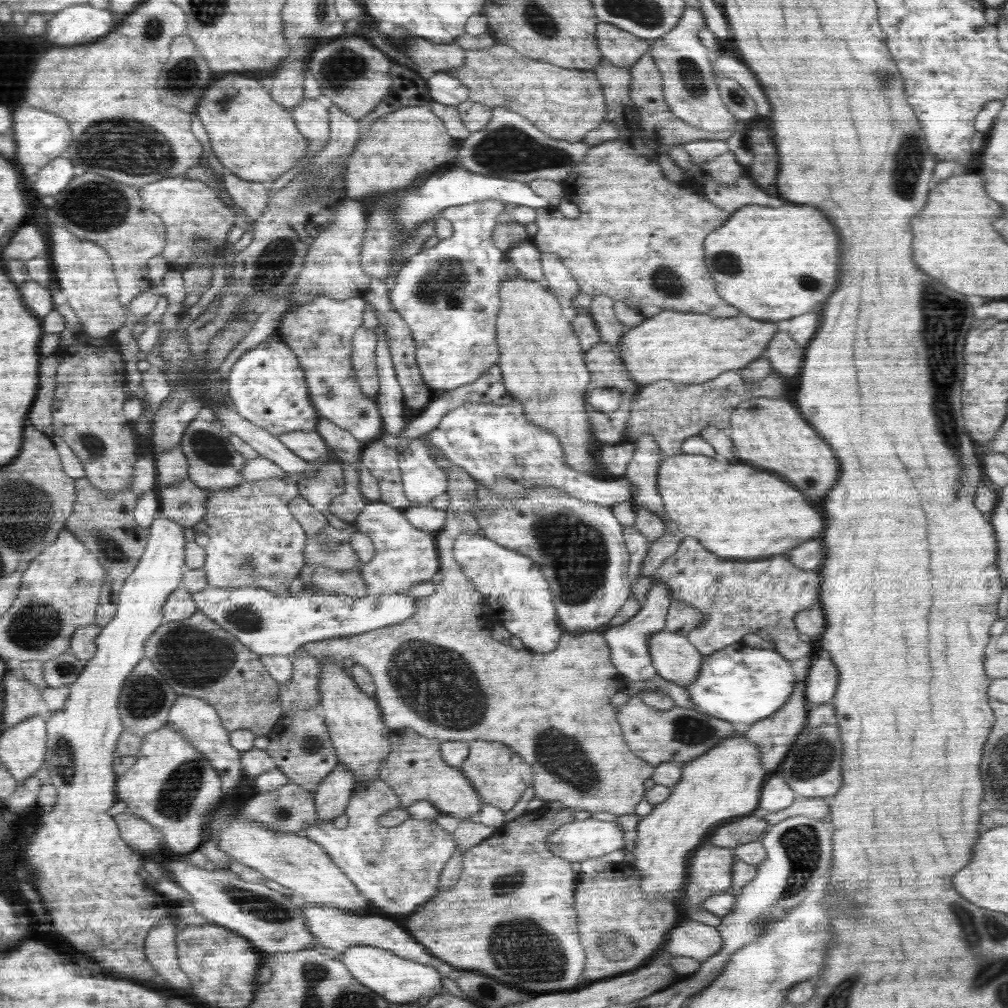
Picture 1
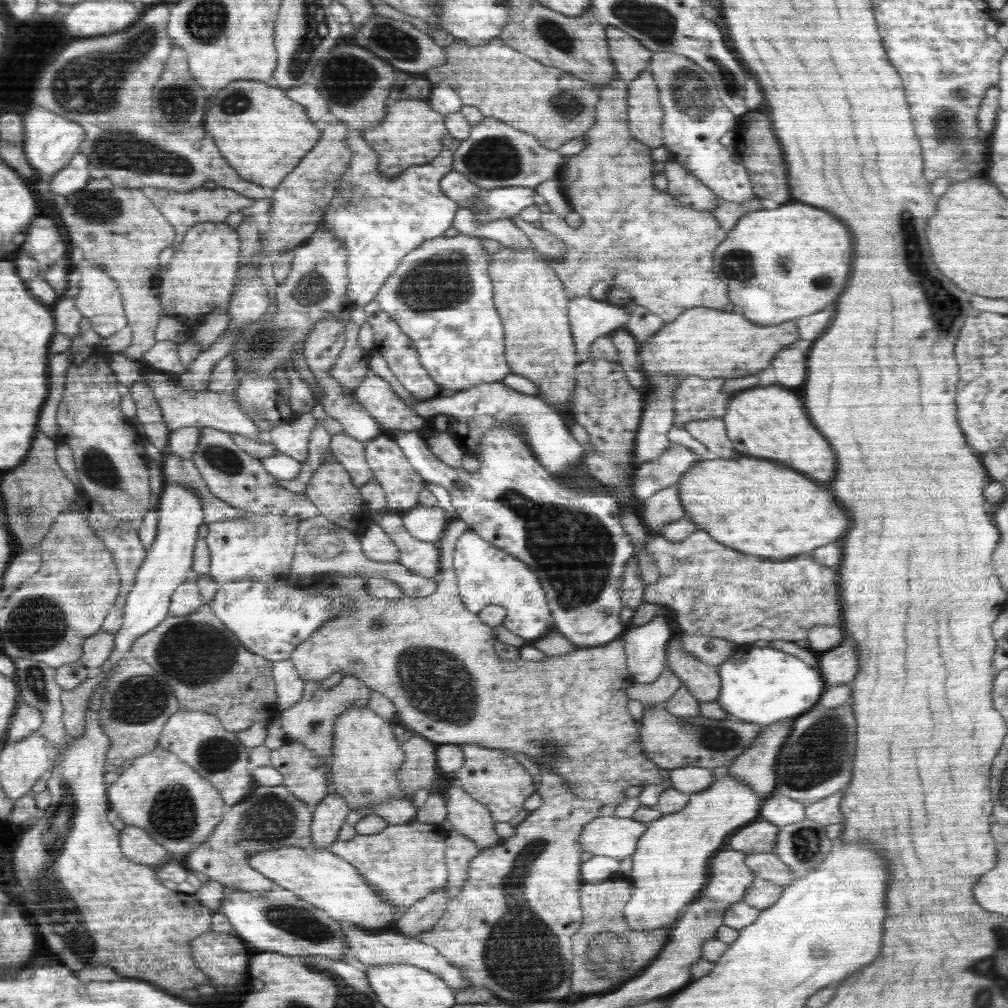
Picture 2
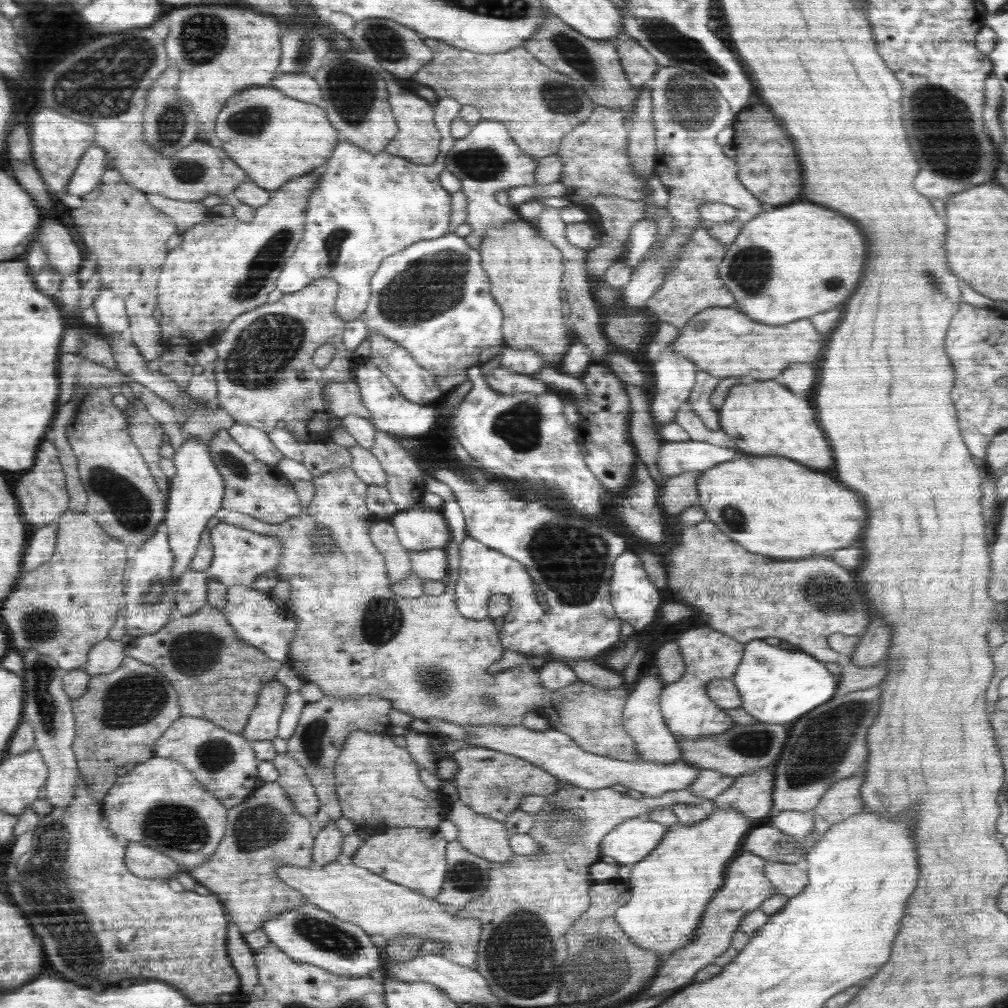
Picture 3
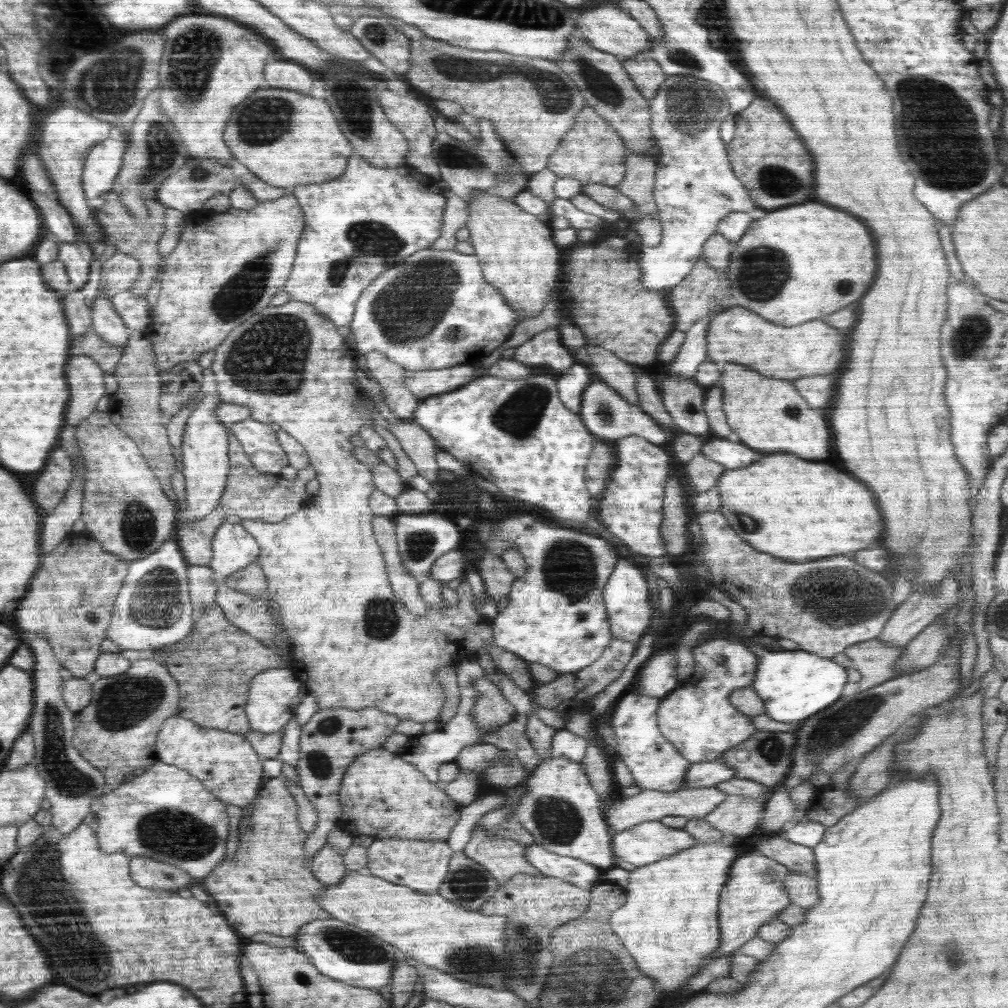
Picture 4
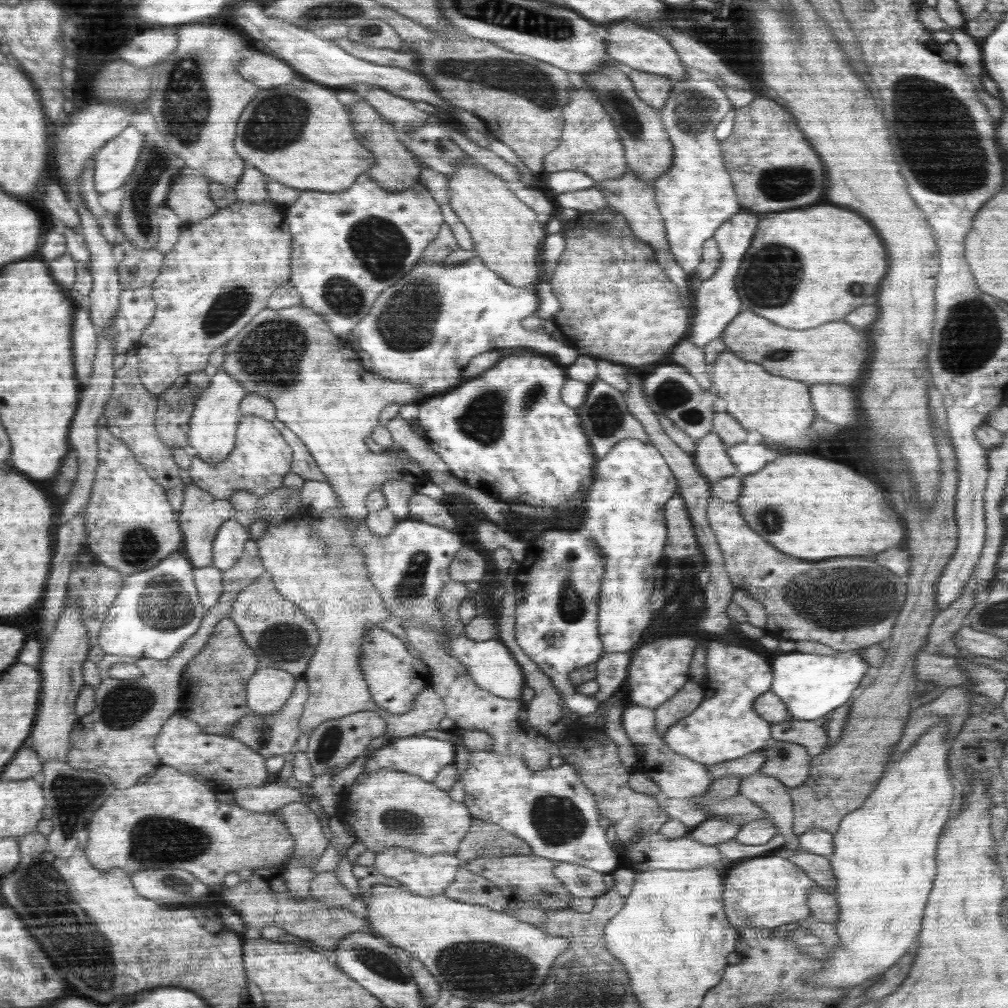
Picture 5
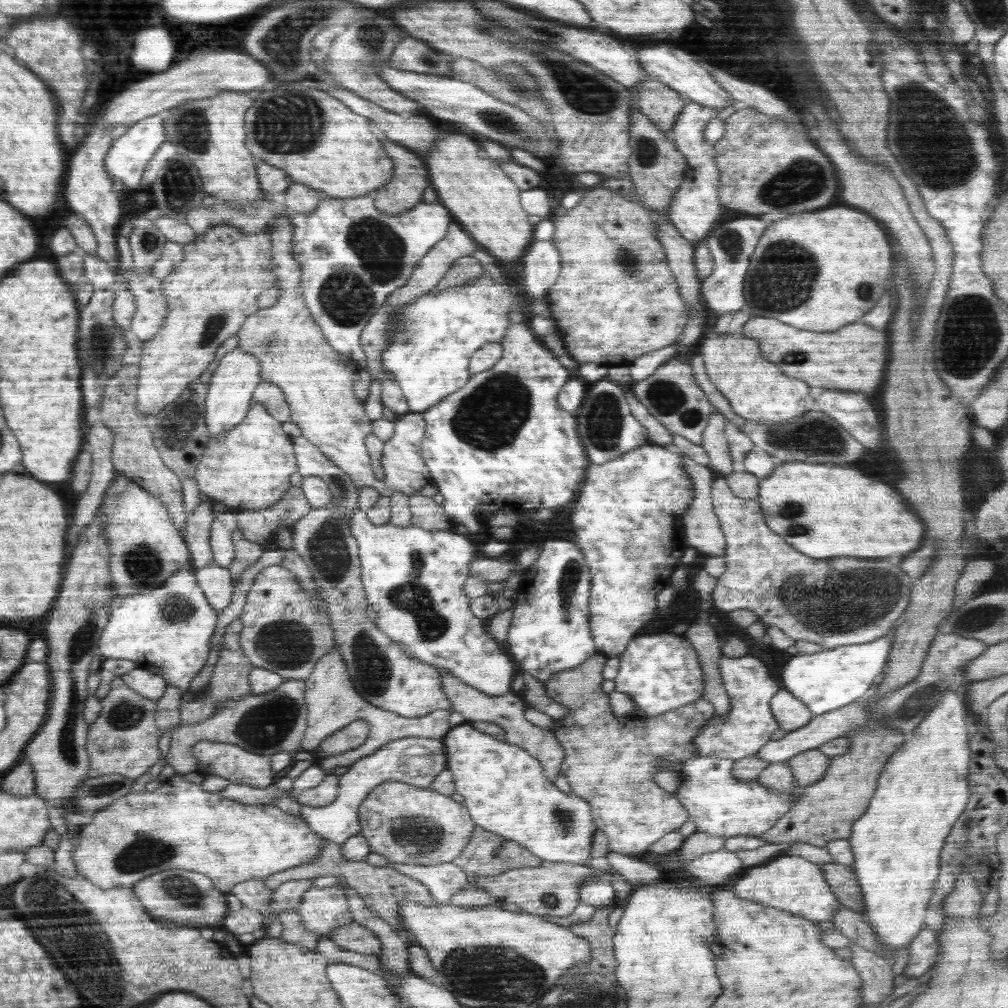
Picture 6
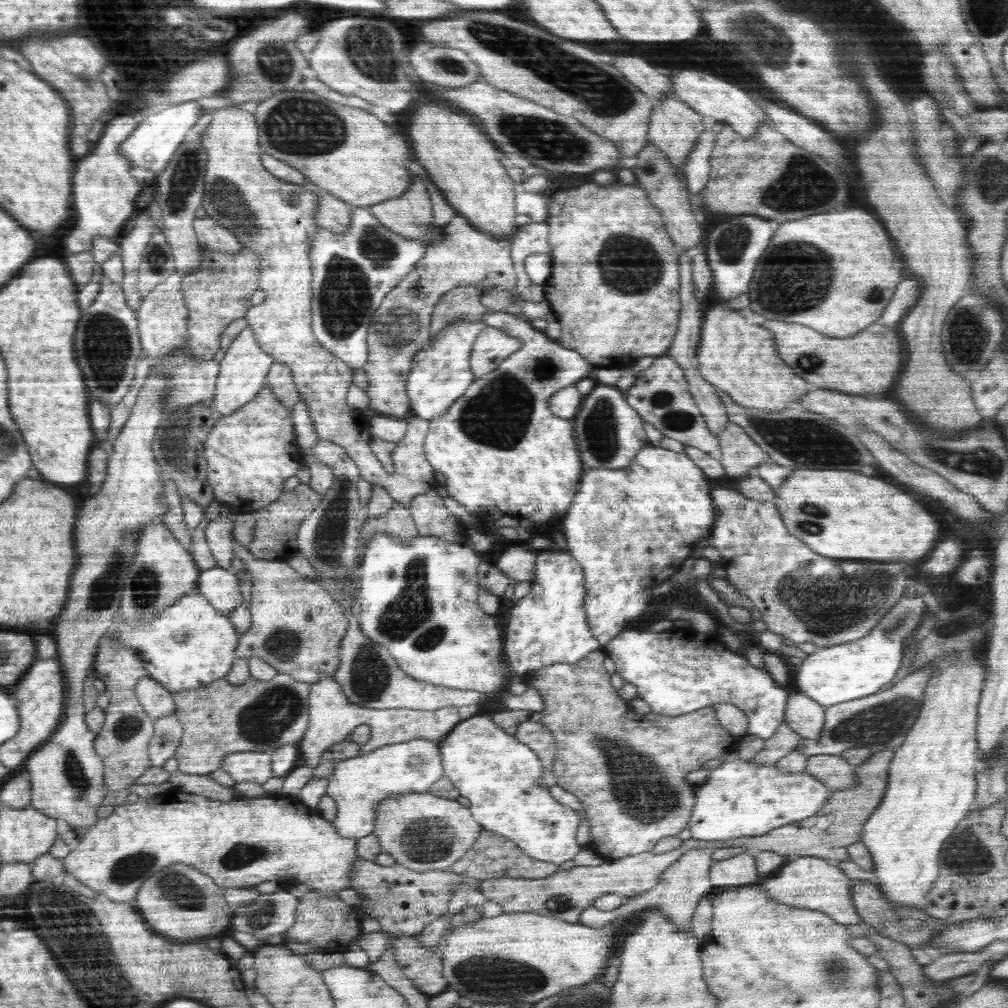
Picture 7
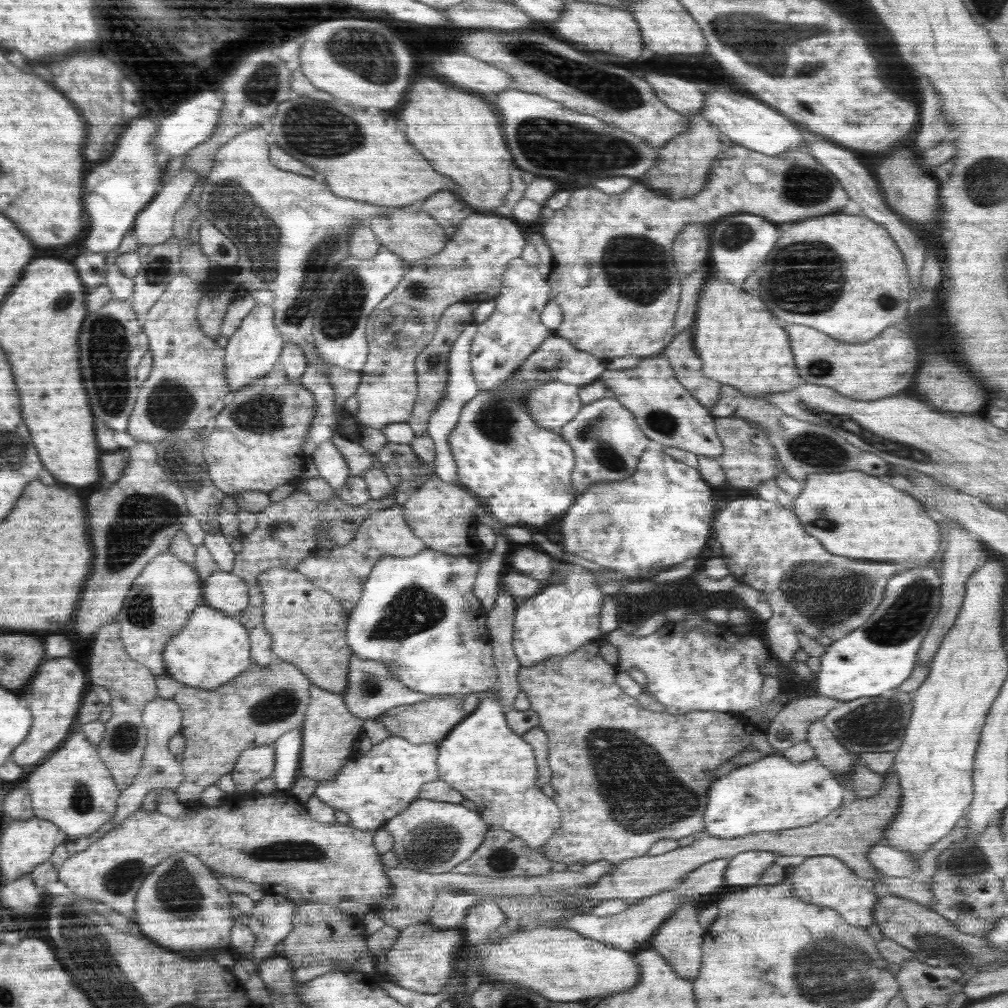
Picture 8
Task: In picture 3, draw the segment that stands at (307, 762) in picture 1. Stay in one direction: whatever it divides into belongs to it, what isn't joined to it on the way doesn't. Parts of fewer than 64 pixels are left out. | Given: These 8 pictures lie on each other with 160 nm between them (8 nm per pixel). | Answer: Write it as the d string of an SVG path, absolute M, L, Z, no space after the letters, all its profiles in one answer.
M280 753L271 761L279 775L277 784L285 788L296 809L306 816L316 814L321 806L320 799L301 763L287 753Z

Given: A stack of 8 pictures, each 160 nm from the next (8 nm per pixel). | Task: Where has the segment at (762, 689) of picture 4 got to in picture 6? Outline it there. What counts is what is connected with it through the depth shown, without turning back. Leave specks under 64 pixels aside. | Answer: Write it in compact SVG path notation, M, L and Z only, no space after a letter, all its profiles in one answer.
M893 629L885 636L865 644L838 646L834 650L815 654L796 654L780 672L781 688L789 690L804 703L814 717L850 705L860 697L865 698L884 673L896 633Z

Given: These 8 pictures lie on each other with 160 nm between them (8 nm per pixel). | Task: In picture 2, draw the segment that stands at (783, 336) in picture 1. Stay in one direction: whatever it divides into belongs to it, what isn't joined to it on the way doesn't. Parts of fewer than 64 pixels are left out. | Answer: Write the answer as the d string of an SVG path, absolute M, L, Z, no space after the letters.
M794 343L788 346L786 350L780 350L780 354L774 356L772 370L776 374L778 384L788 386L788 388L796 388L800 384L804 384L806 380L806 348L800 343Z

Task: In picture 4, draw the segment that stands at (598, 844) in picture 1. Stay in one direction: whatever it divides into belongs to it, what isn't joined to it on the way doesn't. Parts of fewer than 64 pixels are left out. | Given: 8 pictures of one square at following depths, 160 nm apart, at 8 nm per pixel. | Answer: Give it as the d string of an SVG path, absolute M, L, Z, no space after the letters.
M653 820L613 834L612 849L616 859L641 867L689 849L696 841L684 829L672 828Z

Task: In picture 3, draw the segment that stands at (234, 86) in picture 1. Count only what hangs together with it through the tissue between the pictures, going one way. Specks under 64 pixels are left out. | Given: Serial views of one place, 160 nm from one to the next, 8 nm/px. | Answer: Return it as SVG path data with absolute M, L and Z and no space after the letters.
M254 86L234 94L218 118L215 143L262 189L276 191L294 178L320 171L333 156L340 137L324 114L324 106L304 104L268 86Z

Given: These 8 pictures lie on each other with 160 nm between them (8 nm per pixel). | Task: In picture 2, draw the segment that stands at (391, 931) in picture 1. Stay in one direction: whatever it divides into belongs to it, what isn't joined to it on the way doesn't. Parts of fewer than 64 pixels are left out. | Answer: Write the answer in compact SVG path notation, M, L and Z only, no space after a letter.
M341 922L341 926L344 929L346 945L349 945L349 952L365 965L411 964L412 966L430 971L441 979L445 979L454 988L454 992L471 986L461 975L460 969L448 962L447 958L442 956L433 946L418 942L412 937L404 936L395 927L388 929L364 929L344 922Z

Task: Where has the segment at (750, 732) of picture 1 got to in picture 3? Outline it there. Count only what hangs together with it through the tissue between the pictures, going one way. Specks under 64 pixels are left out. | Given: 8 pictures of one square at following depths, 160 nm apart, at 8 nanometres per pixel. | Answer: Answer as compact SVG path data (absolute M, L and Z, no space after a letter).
M766 768L736 777L734 783L713 800L713 810L734 807L758 825L758 820L769 816L772 810L774 780L772 771Z

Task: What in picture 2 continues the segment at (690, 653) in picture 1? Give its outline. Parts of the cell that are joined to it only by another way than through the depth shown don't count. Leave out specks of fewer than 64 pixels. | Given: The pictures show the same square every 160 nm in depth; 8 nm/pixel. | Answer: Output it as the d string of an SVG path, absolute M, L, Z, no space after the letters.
M678 638L668 642L667 662L672 673L680 679L681 685L699 702L718 702L720 676L716 666L704 664L694 656L686 656Z

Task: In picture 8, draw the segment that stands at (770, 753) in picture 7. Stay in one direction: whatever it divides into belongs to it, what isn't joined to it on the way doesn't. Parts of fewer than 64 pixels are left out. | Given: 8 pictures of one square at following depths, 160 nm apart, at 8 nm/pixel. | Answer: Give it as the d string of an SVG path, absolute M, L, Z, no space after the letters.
M794 695L794 700L778 712L765 732L770 746L782 755L791 746L806 741L807 726L829 714L840 702L821 695L808 698Z

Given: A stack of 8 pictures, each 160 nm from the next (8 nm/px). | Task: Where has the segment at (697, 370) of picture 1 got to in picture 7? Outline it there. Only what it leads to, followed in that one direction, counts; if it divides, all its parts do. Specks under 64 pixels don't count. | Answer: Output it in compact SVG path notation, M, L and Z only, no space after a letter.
M772 321L764 326L774 332L778 356L814 388L828 388L860 396L886 392L898 378L900 366L904 364L902 358L906 357L898 336L880 322L868 326L862 330L862 334L854 334L854 338L826 338L816 330L789 322Z

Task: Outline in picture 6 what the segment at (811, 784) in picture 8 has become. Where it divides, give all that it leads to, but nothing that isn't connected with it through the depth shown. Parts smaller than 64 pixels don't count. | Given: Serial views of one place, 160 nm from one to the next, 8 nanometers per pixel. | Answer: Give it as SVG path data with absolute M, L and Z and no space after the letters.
M715 756L687 758L678 770L682 775L682 786L674 795L686 809L689 820L696 824L697 831L726 839L738 835L760 837L790 810L803 787L793 784L789 792L773 792L757 781L738 781L733 774L735 762L731 758Z

